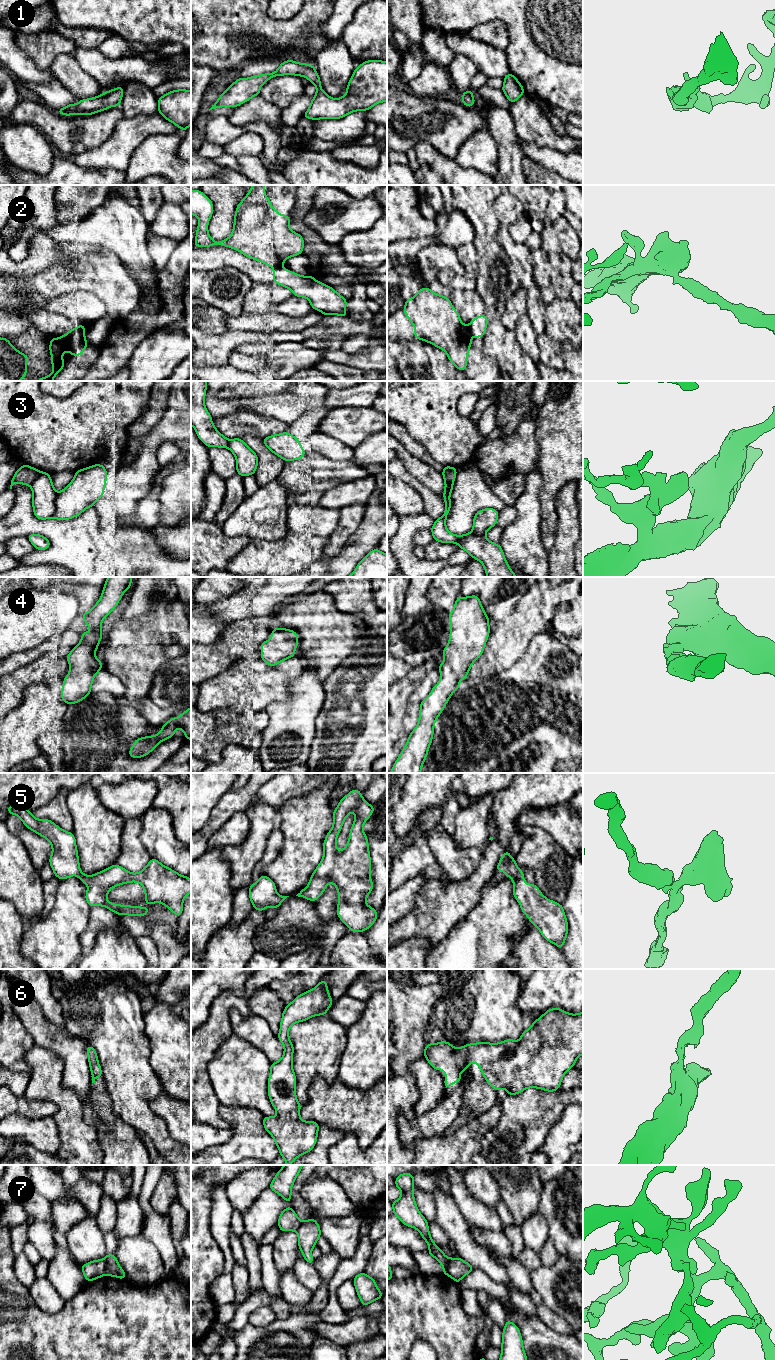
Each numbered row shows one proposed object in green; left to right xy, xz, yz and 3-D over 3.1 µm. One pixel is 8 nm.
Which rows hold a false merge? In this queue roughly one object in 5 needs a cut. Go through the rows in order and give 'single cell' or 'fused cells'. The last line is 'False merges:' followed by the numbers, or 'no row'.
1: single cell
2: fused cells
3: fused cells
4: single cell
5: single cell
6: single cell
7: fused cells
False merges: 2, 3, 7

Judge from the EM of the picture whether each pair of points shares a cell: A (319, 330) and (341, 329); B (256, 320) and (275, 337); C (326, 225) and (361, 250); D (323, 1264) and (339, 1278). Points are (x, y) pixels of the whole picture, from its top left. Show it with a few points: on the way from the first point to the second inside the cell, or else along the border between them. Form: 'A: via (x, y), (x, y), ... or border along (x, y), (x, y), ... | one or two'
A: via (324, 329), (336, 329) | one
B: border along (248, 330), (264, 333), (283, 332) | two
C: border along (365, 229), (348, 232), (339, 244) | two
D: border along (342, 1259), (329, 1281), (328, 1296) | two

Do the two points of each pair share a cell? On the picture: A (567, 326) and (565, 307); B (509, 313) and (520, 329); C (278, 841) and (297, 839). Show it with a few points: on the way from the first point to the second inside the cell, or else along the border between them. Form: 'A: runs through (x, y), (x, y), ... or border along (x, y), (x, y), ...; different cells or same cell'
A: runs through (565, 321), (565, 312); same cell
B: border along (525, 313), (518, 319), (512, 330); different cells
C: border along (277, 824), (283, 836), (283, 847), (273, 861); different cells

